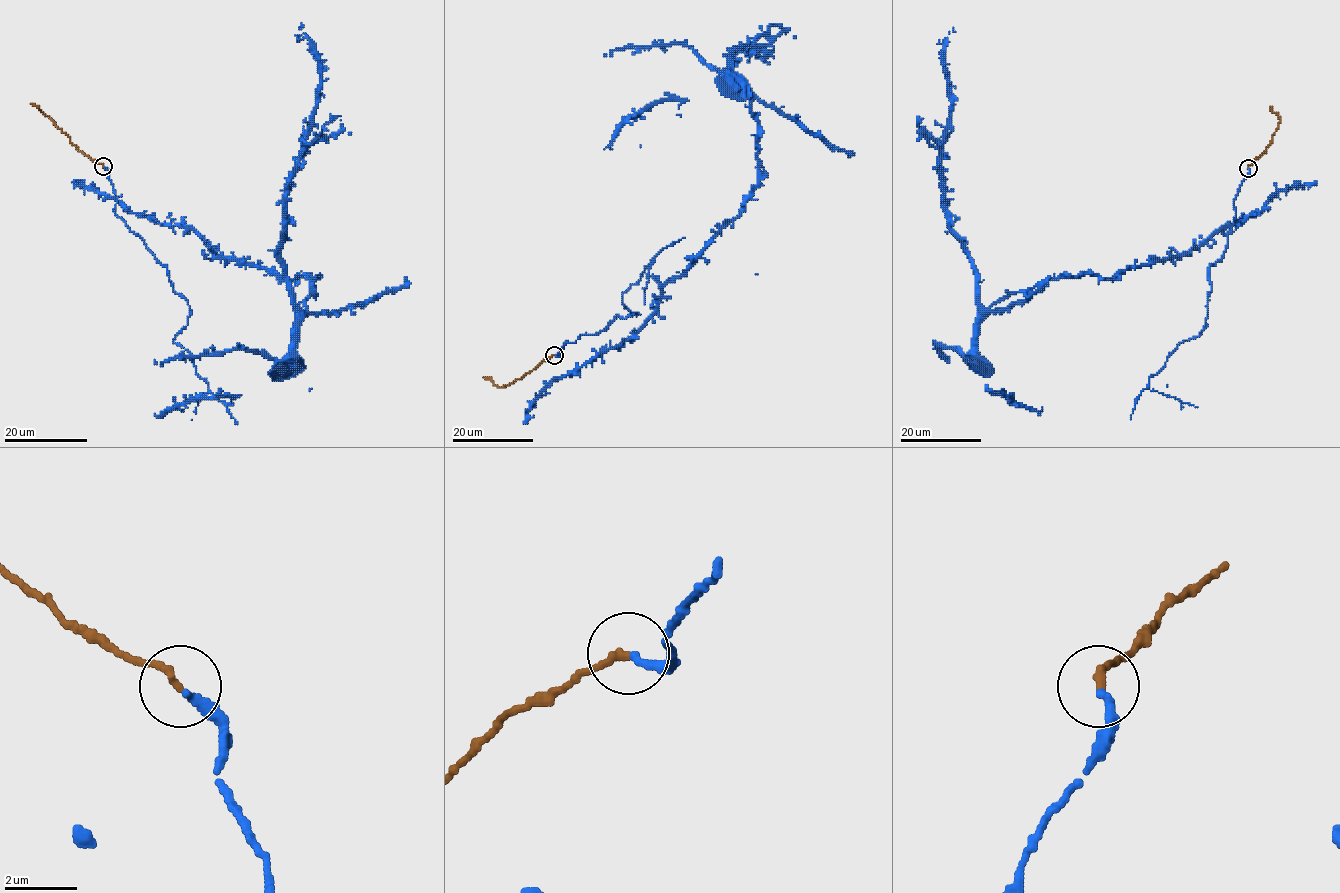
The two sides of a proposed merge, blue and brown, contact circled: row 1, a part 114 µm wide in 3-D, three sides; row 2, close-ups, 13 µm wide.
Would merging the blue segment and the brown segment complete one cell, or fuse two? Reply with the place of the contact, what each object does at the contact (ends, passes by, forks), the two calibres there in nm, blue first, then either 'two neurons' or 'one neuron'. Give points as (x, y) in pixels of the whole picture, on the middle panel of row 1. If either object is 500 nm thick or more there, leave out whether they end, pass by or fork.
(554, 355) | blue ends | brown ends | 280/280 nm | one neuron

